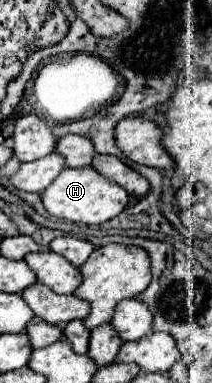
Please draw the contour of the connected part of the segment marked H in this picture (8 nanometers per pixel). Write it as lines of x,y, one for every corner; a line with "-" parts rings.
66,167
56,177
56,181
52,181
52,185
42,193
42,203
50,215
84,225
96,225
116,217
128,205
128,199
130,195
126,193
124,187
100,175
94,167
80,167
80,169

